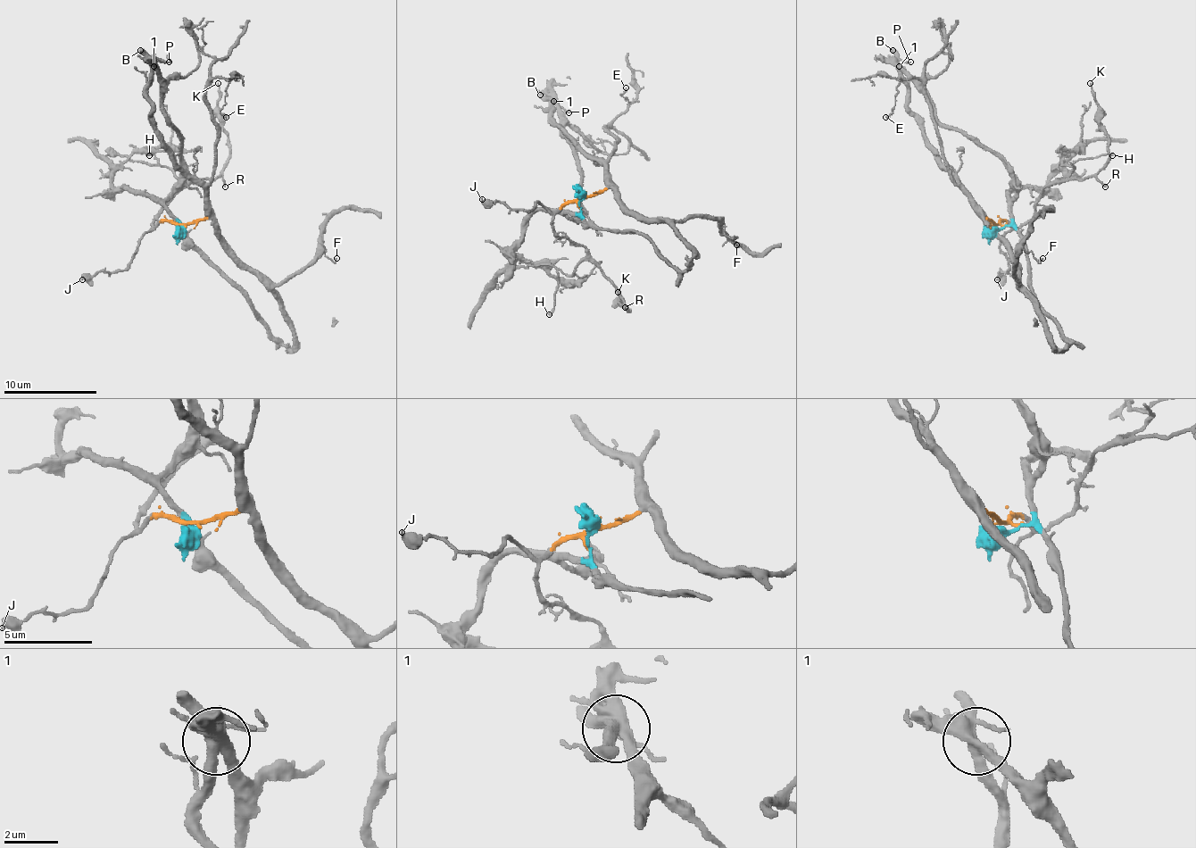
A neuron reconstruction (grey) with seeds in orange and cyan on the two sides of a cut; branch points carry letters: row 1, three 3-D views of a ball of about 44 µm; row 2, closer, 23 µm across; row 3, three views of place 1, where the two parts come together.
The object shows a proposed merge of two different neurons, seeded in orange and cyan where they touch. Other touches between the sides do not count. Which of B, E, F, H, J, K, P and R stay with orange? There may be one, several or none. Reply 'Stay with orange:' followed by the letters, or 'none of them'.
Stay with orange: B, E, F, H, J, K, P, R

